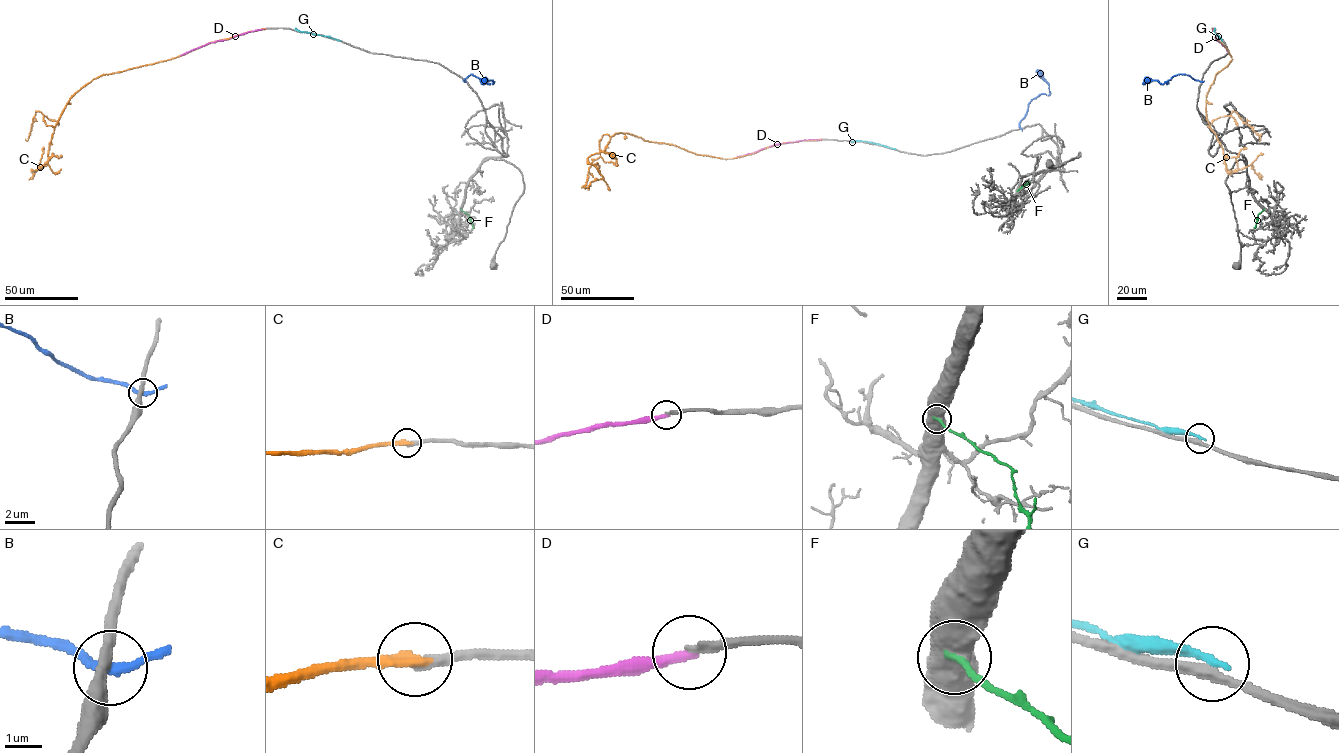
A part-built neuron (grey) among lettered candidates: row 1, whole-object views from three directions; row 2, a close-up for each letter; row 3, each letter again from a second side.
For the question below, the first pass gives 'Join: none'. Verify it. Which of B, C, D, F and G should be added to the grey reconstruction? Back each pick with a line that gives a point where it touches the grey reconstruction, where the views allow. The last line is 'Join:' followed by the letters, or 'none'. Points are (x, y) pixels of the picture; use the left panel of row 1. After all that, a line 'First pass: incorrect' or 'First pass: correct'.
C: Touches grey at (265, 28)
Join: C
First pass: incorrect

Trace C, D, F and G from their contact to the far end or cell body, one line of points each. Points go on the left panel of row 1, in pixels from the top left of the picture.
C: (265, 29), (93, 78), (67, 103), (52, 134), (48, 160), (31, 171), (47, 164), (28, 179)
D: (265, 29), (218, 40), (181, 55)
F: (461, 209), (468, 214), (472, 228)
G: (339, 40), (295, 28)

